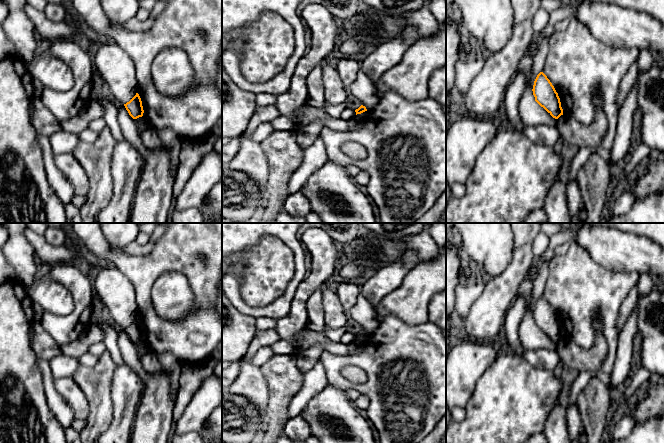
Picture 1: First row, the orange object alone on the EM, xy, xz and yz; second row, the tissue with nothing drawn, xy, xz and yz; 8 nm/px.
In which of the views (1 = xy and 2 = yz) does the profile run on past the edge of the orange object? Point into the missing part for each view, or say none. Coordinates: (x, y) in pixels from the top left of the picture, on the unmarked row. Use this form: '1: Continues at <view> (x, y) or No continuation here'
1: No continuation here
2: No continuation here

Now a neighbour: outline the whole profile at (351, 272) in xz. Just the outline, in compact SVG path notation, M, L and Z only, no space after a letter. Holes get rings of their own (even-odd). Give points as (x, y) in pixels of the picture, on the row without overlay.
M355 257L353 260L346 262L338 272L342 281L359 283L361 282L361 274L364 268L363 259L361 257Z

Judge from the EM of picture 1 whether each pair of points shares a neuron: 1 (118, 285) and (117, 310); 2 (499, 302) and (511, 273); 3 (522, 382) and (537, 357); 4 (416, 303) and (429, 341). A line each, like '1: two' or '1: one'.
1: one
2: one
3: two
4: two

